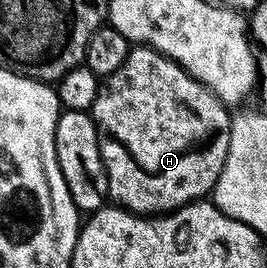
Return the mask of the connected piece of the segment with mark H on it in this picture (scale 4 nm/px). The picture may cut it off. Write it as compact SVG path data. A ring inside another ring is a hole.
M147 46L131 49L124 66L107 77L108 89L91 106L100 137L108 192L117 205L144 214L164 214L207 197L218 182L230 146L229 109L224 101L200 84L173 60Z

